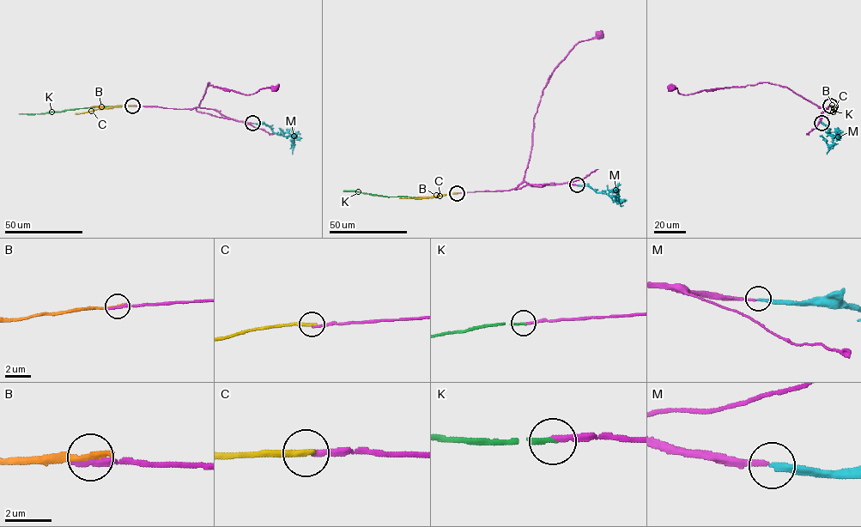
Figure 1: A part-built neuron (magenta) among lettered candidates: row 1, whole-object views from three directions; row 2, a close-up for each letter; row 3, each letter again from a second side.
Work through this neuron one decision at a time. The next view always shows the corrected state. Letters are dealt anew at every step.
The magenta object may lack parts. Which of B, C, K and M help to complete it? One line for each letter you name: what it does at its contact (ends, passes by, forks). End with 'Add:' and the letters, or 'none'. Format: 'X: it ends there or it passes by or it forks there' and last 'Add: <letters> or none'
K: it ends there
M: it ends there
Add: K, M

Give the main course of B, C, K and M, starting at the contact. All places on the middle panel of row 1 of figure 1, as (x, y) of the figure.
B: (457, 193), (415, 196)
C: (456, 193), (399, 198)
K: (456, 193), (415, 197), (343, 190)
M: (577, 185), (588, 185), (596, 192), (617, 196), (617, 186), (621, 184)

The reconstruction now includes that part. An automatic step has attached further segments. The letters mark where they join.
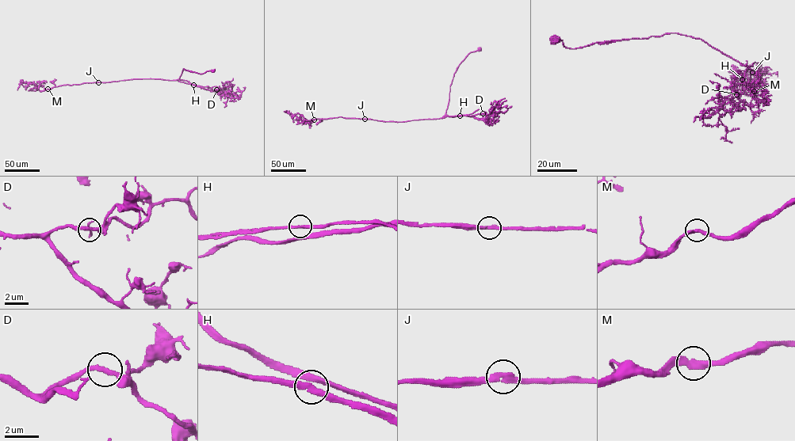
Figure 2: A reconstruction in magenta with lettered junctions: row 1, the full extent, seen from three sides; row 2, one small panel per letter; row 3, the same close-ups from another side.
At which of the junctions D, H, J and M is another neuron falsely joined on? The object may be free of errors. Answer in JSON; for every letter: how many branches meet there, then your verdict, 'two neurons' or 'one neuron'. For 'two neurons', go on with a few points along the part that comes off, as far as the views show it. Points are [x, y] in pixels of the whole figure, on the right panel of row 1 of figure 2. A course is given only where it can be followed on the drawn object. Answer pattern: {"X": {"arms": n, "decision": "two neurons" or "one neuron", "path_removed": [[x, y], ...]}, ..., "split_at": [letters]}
{"D": {"arms": 2, "decision": "one neuron"}, "H": {"arms": 2, "decision": "one neuron"}, "J": {"arms": 2, "decision": "one neuron"}, "M": {"arms": 2, "decision": "one neuron"}, "split_at": []}

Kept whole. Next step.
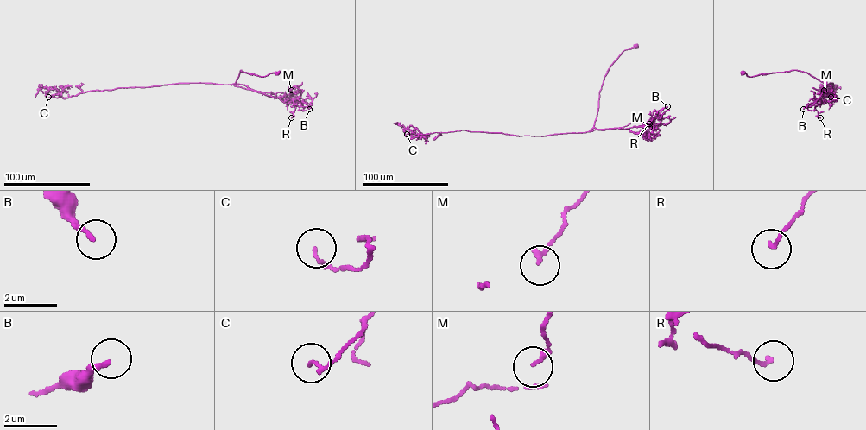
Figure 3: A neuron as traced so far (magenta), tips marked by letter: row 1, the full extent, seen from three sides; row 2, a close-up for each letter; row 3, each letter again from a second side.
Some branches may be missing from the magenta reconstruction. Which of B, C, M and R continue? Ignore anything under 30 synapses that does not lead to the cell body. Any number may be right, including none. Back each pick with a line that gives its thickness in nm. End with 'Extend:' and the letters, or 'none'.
Extend: none

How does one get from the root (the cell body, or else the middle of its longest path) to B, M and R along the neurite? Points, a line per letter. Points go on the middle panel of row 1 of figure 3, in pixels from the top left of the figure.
B: (635, 46), (624, 50), (604, 76), (594, 127), (602, 130), (647, 127), (650, 124), (653, 112), (667, 106)
M: (635, 46), (624, 50), (604, 76), (594, 127), (602, 130), (635, 126), (654, 129), (660, 124), (649, 127)
R: (635, 46), (624, 50), (604, 76), (594, 127), (602, 130), (635, 126), (653, 128), (654, 118), (649, 123)

